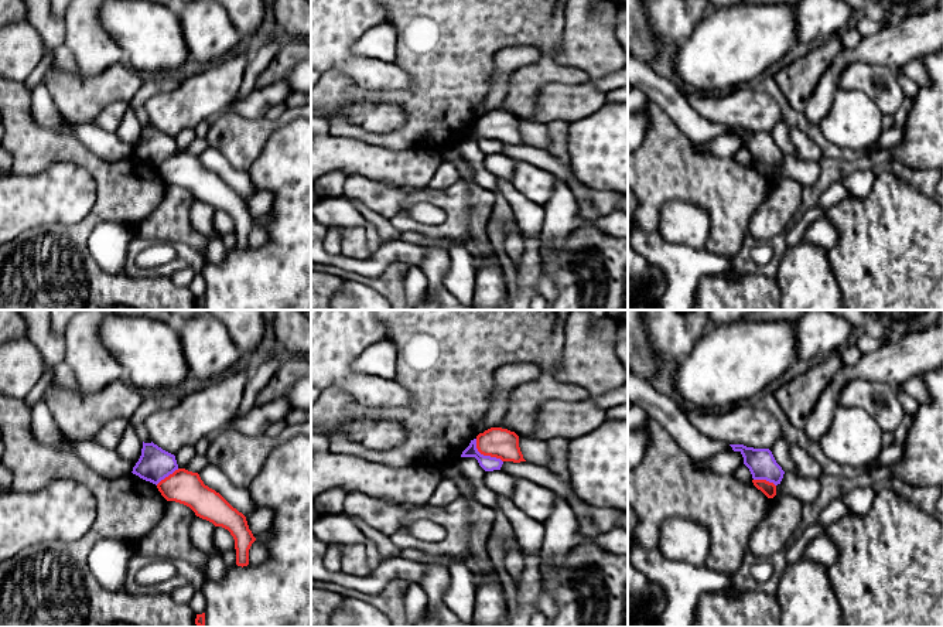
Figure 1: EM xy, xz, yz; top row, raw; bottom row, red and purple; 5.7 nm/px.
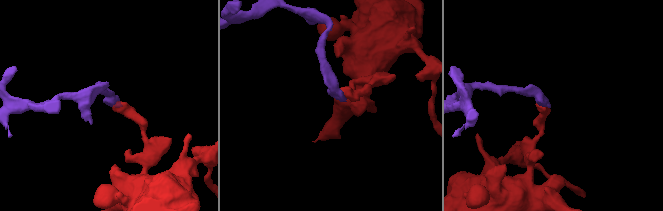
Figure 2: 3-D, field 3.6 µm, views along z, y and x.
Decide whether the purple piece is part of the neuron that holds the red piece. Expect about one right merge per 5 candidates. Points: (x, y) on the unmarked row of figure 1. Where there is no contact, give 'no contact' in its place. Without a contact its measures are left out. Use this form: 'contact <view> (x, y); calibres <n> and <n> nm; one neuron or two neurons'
contact xz (485, 137); calibres 170 and 90 nm; two neurons

